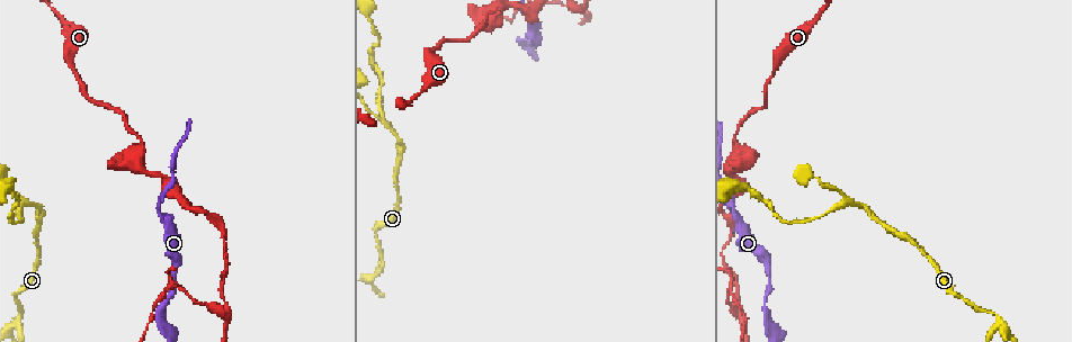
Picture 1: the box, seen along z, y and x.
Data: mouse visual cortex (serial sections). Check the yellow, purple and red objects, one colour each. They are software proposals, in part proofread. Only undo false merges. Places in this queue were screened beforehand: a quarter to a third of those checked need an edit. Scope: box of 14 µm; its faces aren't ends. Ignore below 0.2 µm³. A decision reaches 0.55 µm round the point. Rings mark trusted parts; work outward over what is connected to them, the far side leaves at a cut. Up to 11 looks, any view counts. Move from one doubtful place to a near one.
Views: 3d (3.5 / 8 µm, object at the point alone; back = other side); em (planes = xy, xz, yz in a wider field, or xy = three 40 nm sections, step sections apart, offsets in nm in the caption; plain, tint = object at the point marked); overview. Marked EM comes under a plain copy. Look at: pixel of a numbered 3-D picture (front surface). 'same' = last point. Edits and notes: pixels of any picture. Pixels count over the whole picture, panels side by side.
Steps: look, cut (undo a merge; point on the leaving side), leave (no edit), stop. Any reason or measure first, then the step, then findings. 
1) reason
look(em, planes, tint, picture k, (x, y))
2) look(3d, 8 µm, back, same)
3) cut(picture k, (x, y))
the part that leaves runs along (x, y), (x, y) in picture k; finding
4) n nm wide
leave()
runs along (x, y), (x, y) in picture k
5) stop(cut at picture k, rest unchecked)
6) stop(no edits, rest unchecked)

arms part here
look(3d, 3.5 µm, back, picture 1, (25, 202))

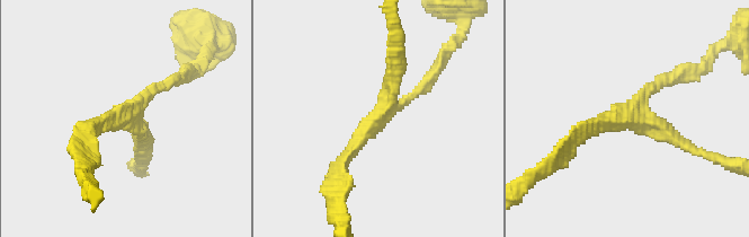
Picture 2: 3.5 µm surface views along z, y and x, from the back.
look(em, xy, step 5, tint, picture 2, (121, 121))

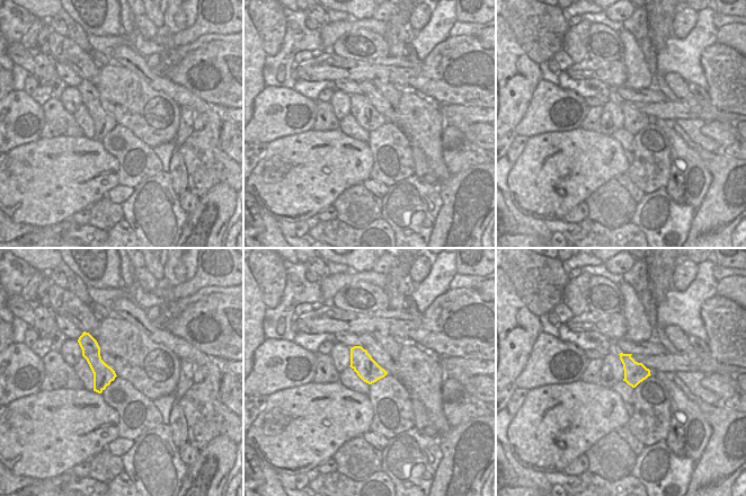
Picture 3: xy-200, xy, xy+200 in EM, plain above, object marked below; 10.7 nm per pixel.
arms of 150, 200, 200 nm
leave()
runs along (336, 177), (388, 102), (394, 61) in picture 2; one cell here

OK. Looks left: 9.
abrupt turn
look(3d, 3.5 µm, picture 1, (498, 11))

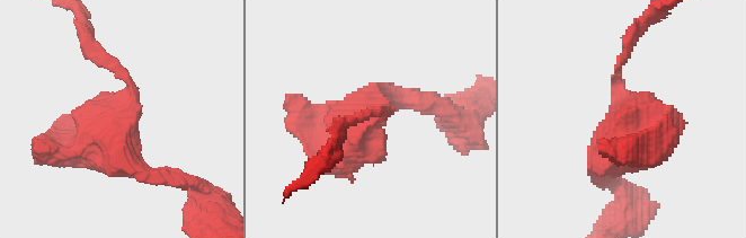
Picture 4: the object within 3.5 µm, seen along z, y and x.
now the EM
look(em, xy, step 3, tint, picture 4, (117, 126))

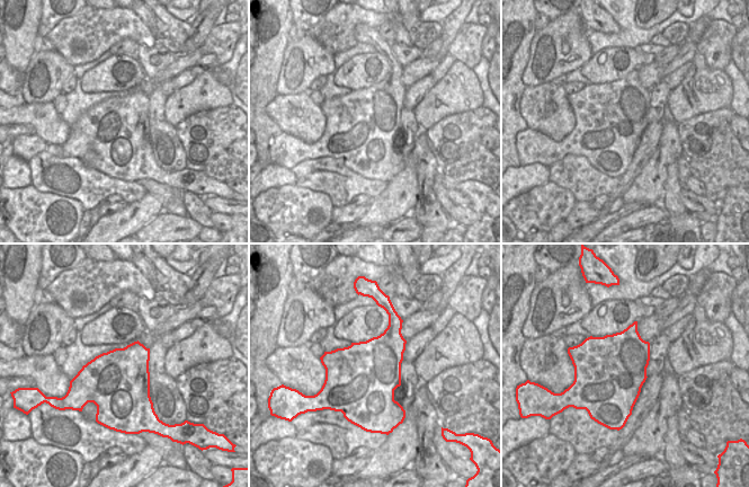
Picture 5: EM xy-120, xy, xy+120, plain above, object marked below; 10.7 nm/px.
leave()
continuous, no second cell

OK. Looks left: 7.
sharp bend
look(3d, 3.5 µm, picture 1, (737, 309))

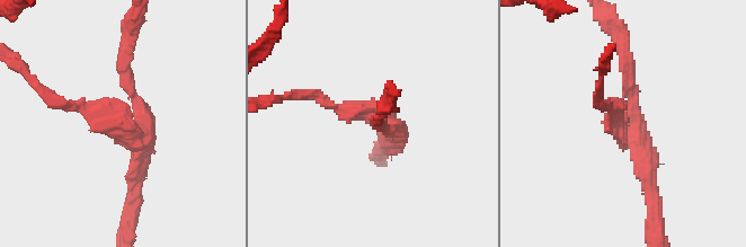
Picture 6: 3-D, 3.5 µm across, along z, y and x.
now the EM
look(em, xy, step 1, tint, picture 6, (140, 121))

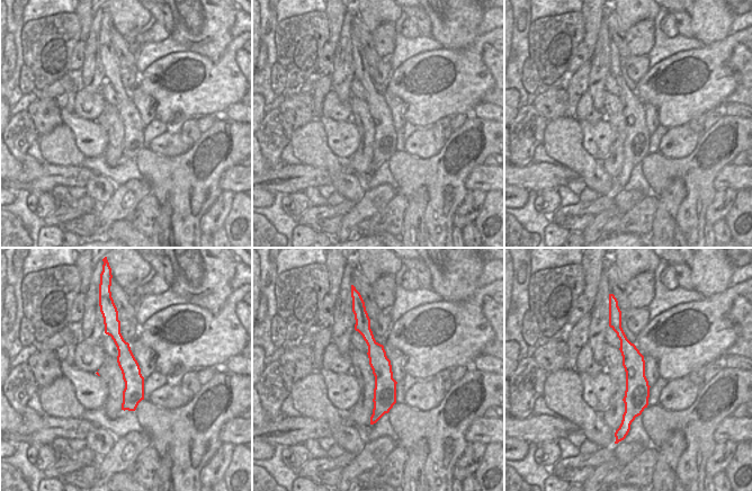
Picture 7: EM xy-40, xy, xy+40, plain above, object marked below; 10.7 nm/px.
3 arms; arms of 200, 200, 250 nm
cut(picture 6, (99, 104))
the part that leaves runs along (133, 125), (61, 104), (36, 84) in picture 6; two cells meet here

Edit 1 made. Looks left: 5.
stop(cut at picture 6, rest unchecked)

